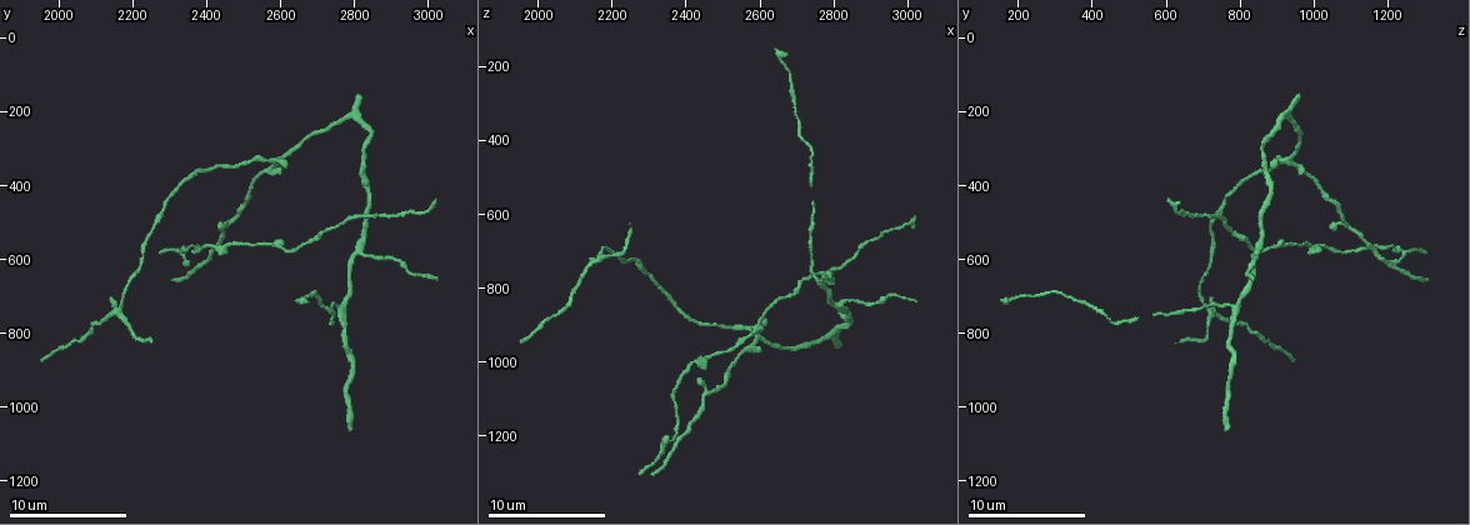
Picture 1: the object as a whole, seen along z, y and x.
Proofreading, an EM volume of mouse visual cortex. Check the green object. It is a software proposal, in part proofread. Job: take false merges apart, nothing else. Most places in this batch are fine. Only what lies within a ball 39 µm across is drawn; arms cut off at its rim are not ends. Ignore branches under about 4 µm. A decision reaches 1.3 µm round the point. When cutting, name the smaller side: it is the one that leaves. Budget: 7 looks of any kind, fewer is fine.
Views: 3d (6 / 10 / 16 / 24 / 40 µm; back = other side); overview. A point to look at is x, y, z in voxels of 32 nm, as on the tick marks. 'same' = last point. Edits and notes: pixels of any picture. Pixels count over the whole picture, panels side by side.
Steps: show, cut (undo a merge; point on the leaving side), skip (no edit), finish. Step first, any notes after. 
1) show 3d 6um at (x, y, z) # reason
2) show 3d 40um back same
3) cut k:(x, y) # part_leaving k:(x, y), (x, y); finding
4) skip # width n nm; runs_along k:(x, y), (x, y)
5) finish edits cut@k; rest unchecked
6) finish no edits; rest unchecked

show 3d 6um at (2170, 750, 720) # thin arm on a thick one

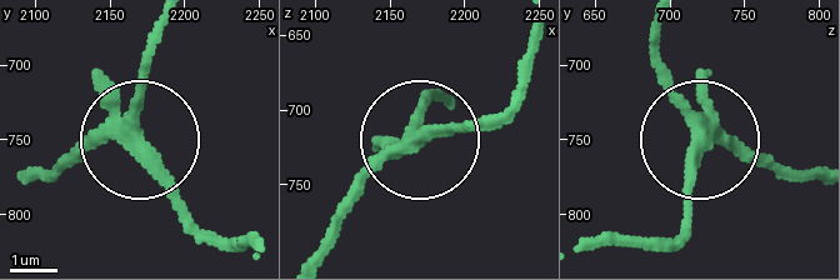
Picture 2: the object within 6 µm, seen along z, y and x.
skip # width 310 nm; continuous, no second neuron

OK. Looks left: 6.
show 3d 6um at (2810, 580, 850) # three-way junction

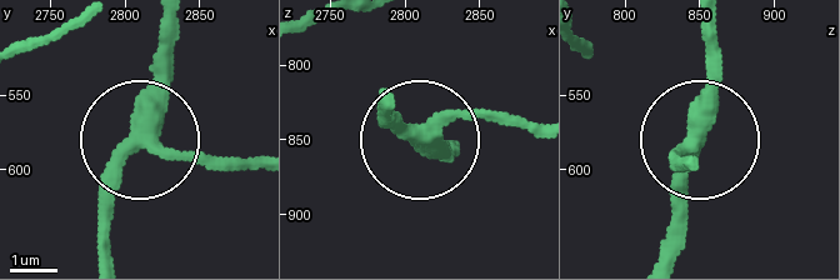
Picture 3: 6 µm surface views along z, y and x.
skip # arms 3; runs_along 3:(169, 29), (169, 89), (141, 133), (193, 160), (253, 160); one neuron here

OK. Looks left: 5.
show 3d 10um at (2760, 730, 780) # three arms meet

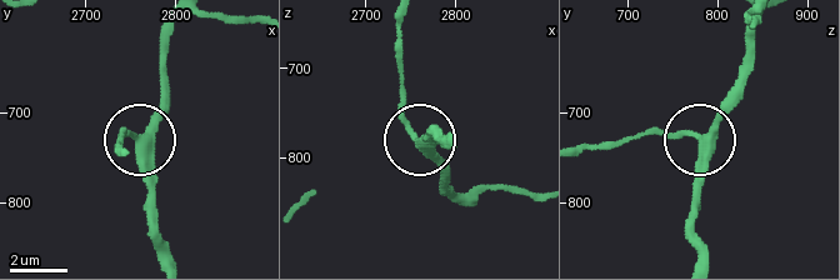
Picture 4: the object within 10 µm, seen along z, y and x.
skip # side_arm 11 um; runs_along 4:(174, 25), (166, 104), (138, 146), (145, 209); one neuron here

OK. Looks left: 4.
show 3d 10um at (2610, 330, 940) # three-way junction

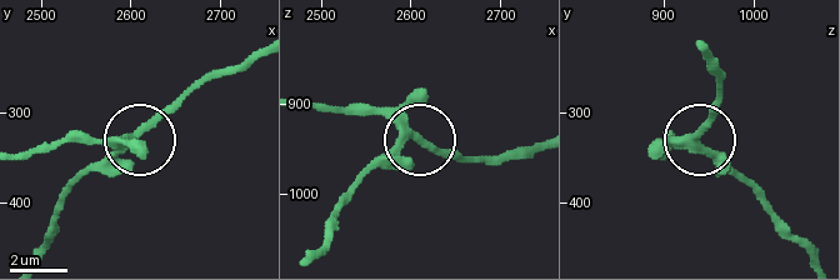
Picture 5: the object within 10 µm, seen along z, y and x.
skip # arms 3; all the same neuron

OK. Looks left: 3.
finish no edits; rest unchecked

